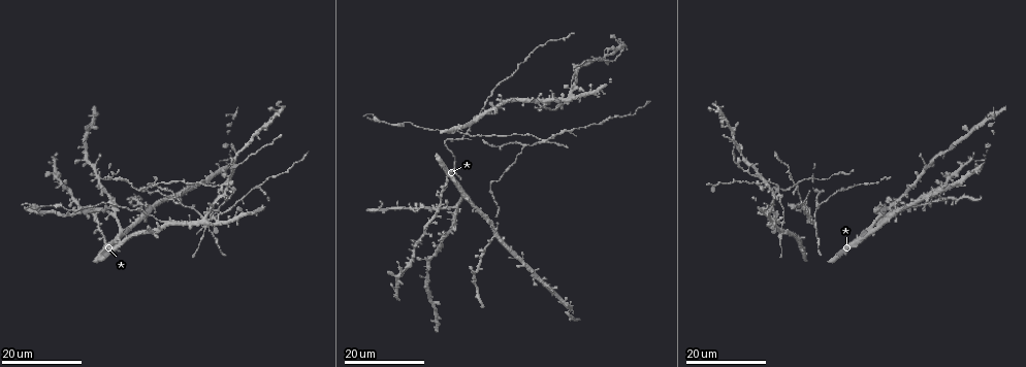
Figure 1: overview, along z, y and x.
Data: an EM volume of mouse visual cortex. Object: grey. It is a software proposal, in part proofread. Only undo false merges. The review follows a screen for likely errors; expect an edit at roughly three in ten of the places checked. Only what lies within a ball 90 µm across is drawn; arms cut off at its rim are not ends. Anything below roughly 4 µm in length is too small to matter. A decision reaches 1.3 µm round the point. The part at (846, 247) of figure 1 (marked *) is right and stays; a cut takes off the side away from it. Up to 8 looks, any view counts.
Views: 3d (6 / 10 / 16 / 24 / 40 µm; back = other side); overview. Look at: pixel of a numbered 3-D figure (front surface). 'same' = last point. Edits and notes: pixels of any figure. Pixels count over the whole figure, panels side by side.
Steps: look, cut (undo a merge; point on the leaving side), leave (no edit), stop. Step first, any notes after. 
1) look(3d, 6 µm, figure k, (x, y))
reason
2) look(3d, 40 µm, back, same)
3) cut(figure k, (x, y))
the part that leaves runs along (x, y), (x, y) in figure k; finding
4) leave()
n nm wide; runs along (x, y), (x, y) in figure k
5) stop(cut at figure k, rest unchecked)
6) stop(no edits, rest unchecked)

look(3d, 24 µm, figure 1, (748, 170))
two arms in line, one across

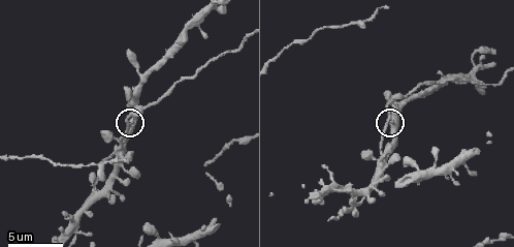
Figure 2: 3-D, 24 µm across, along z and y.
look(3d, 6 µm, figure 2, (390, 119))
zoom in

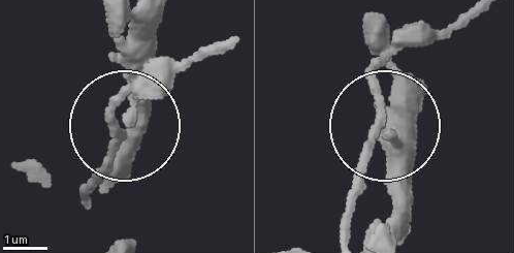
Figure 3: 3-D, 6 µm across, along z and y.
leave()
170 nm wide; one neuron here

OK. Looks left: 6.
look(3d, 24 µm, figure 1, (526, 146))
two arms in line, one across

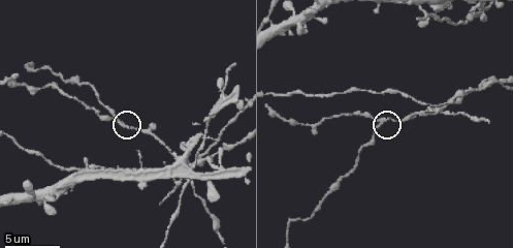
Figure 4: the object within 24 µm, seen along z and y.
look(3d, 6 µm, figure 4, (118, 121))

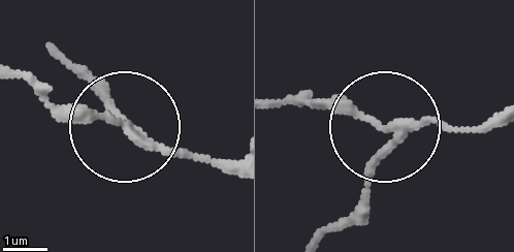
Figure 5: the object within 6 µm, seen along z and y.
look(3d, 6 µm, back, figure 5, (133, 136))

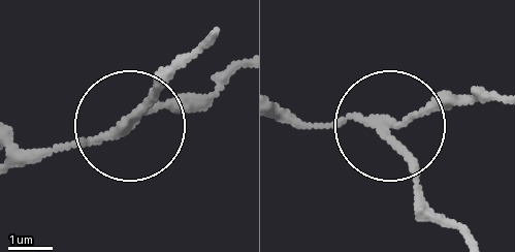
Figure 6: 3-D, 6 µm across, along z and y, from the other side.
leave()
side arm 62 µm; 3 arms; all the same neuron

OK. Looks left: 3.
look(3d, 10 µm, figure 4, (483, 14))
three arms meet

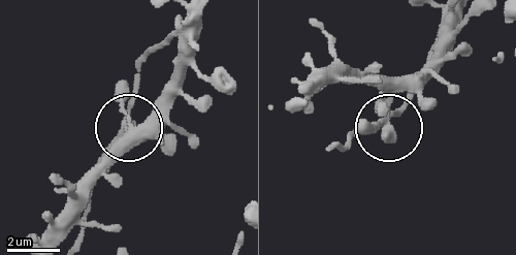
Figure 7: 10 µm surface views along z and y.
leave()
3 arms; all the same neuron

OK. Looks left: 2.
look(3d, 10 µm, figure 4, (438, 106))
looks like a crossing

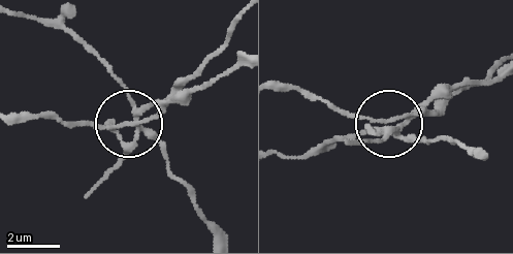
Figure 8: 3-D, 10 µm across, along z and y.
cut(figure 8, (427, 110))
5 arms; the part that leaves runs along (137, 117), (120, 124), (20, 117) in figure 8; a second neuron is stuck on

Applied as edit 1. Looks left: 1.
stop(cut at figure 8, rest unchecked)

